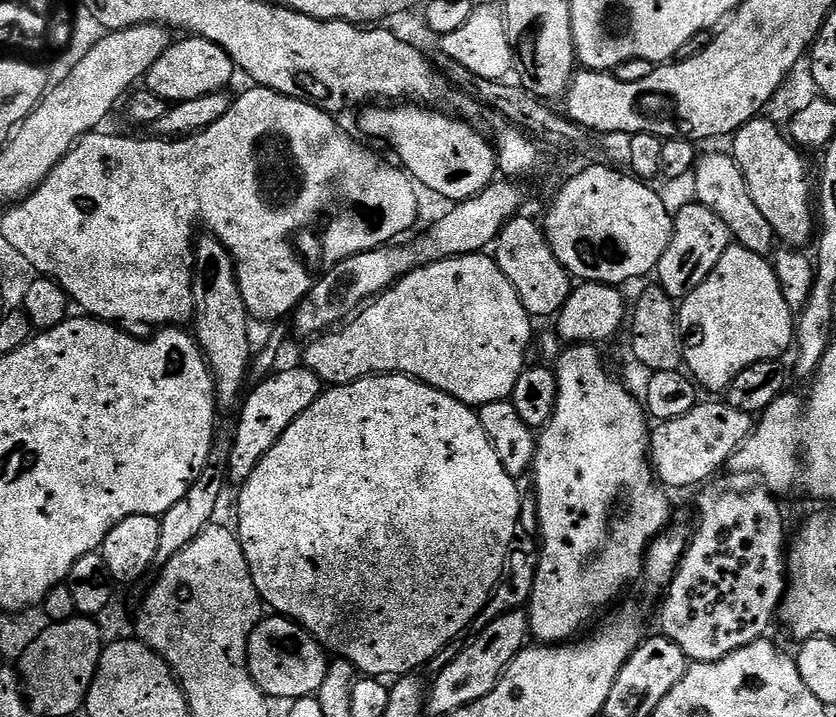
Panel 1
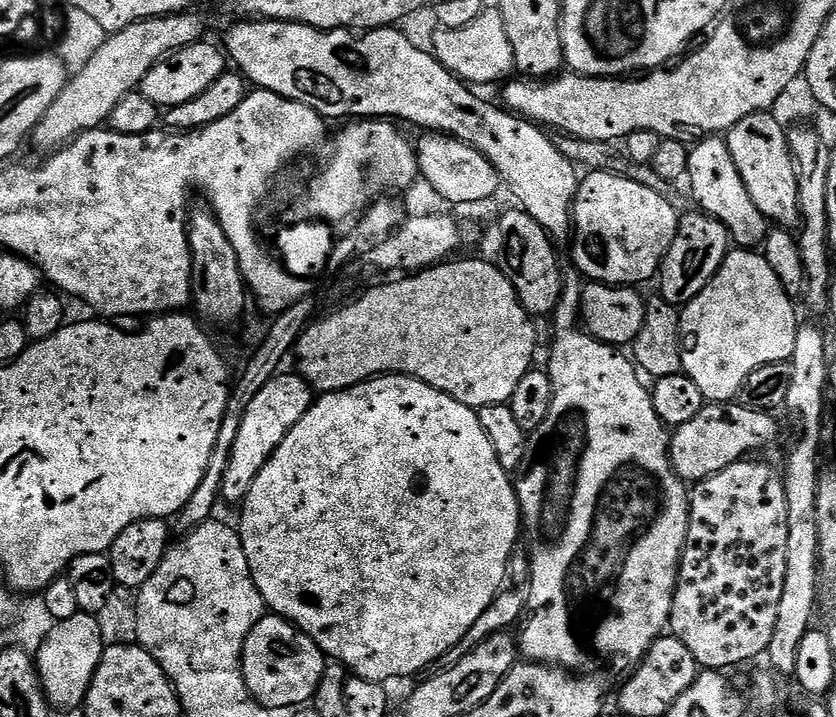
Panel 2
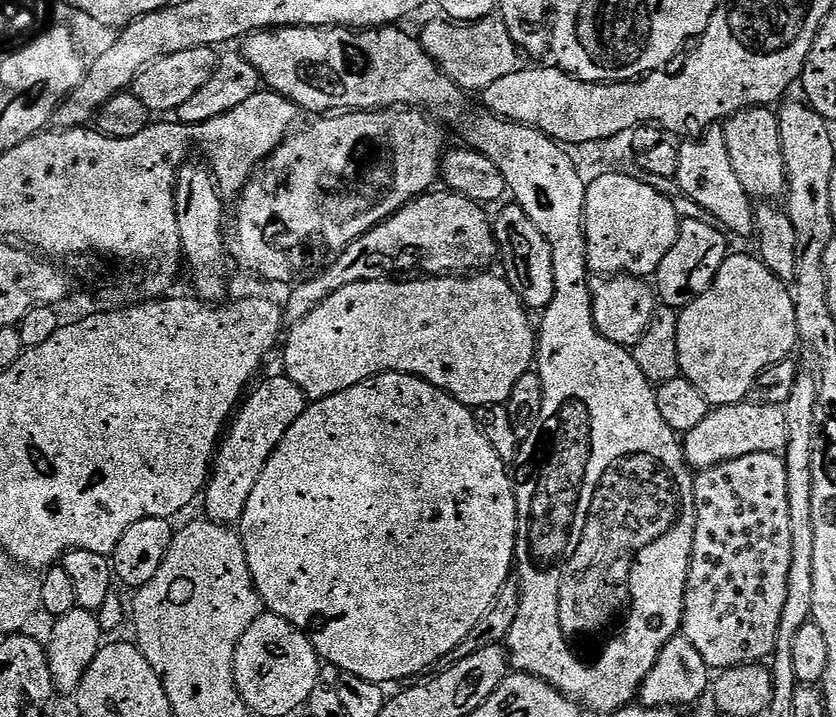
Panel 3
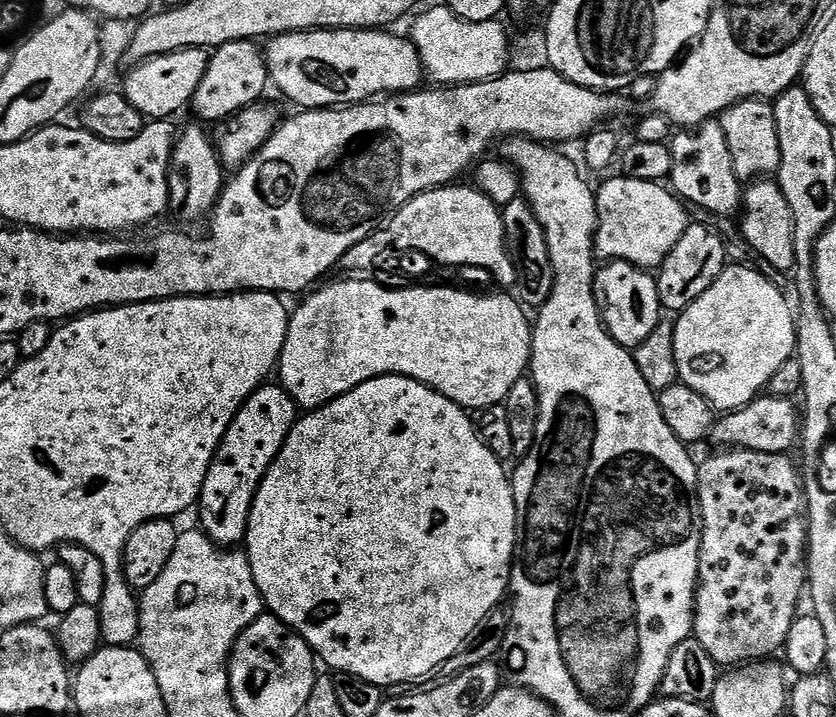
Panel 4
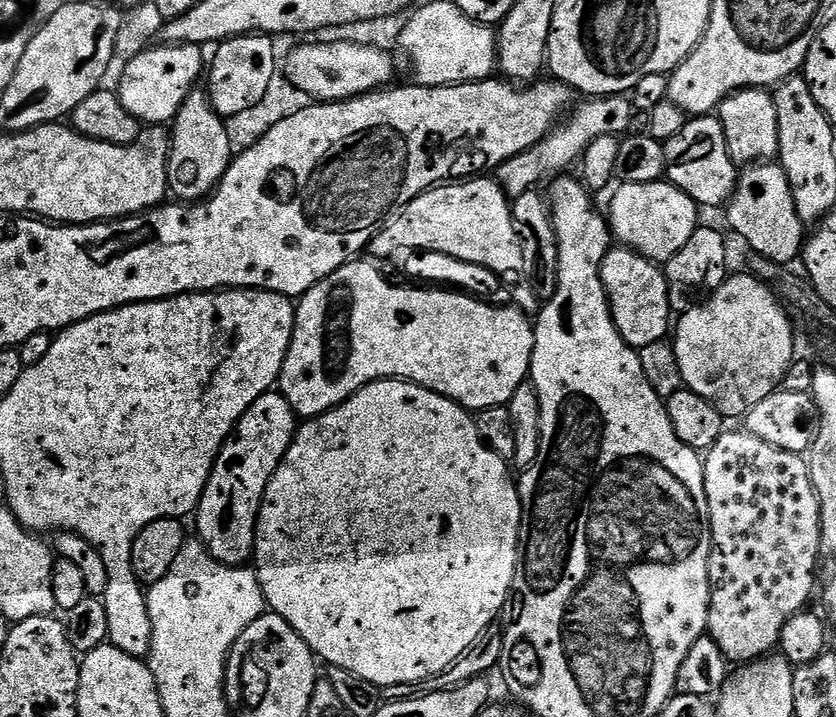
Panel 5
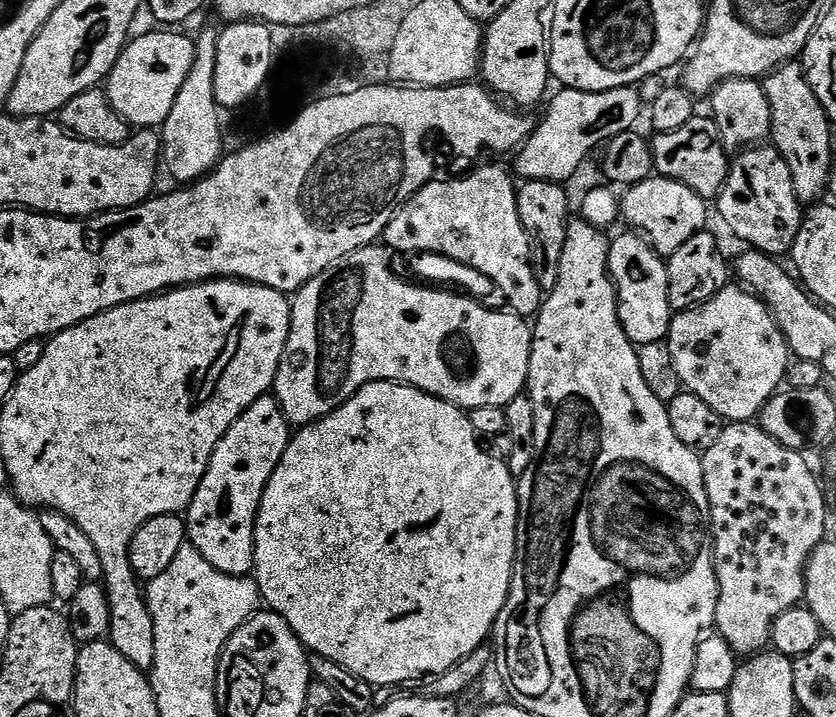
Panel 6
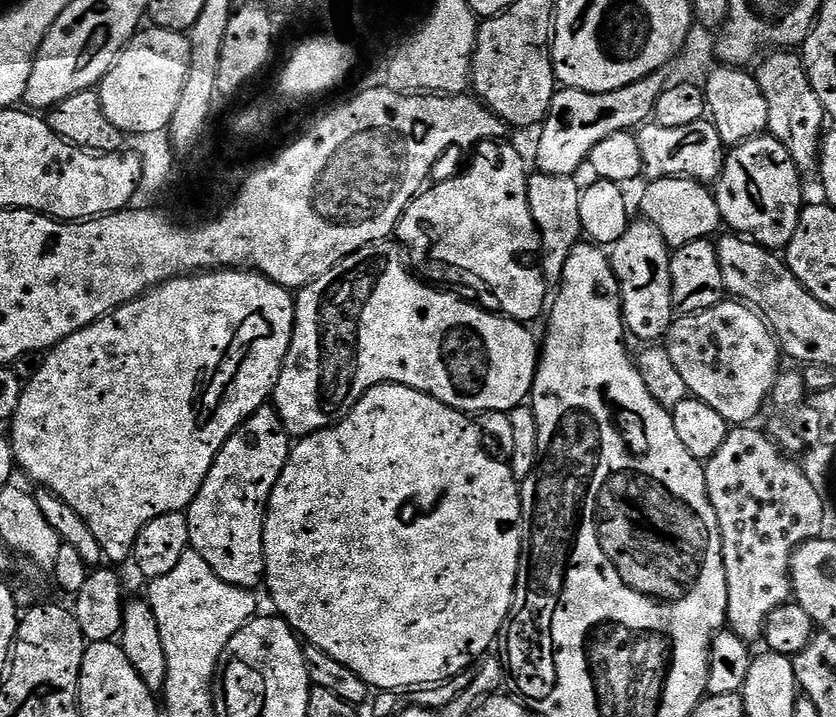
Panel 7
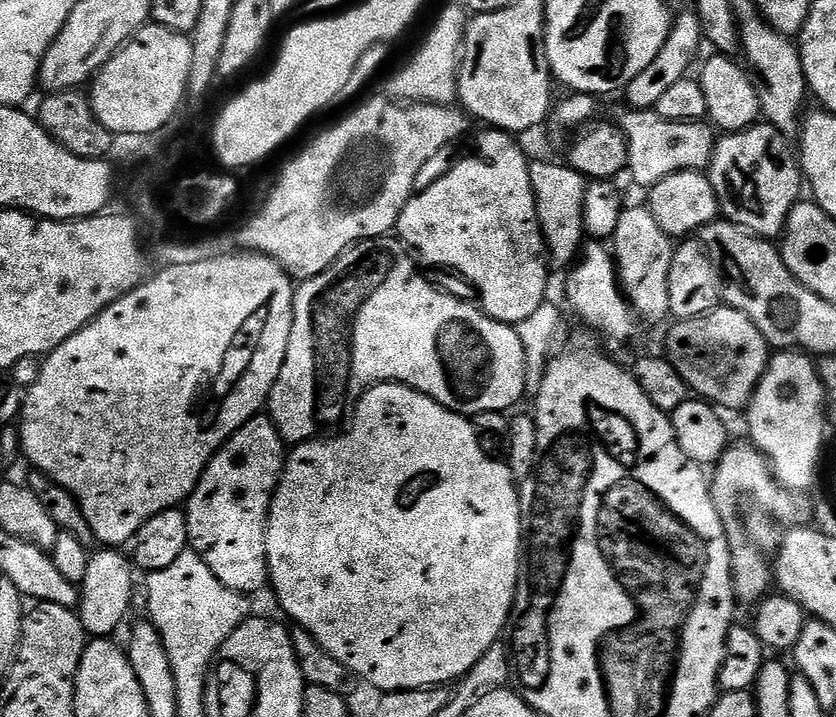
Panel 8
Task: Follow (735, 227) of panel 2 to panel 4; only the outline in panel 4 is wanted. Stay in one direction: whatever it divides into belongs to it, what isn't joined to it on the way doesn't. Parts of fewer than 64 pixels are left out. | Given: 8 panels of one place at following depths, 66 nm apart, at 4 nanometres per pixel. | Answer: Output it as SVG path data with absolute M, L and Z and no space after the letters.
M719 119L707 120L698 128L677 131L670 141L670 147L671 191L696 210L710 210L714 214L729 218L735 217L741 211L742 181L734 174L730 150L726 146L726 134Z

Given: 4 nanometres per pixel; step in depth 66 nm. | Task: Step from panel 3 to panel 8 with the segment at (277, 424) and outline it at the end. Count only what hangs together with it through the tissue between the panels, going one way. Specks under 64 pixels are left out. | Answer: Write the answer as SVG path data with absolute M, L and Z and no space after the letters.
M267 415L248 420L213 456L198 486L186 501L188 542L230 590L253 594L269 583L266 530L272 494L284 473L286 444Z

